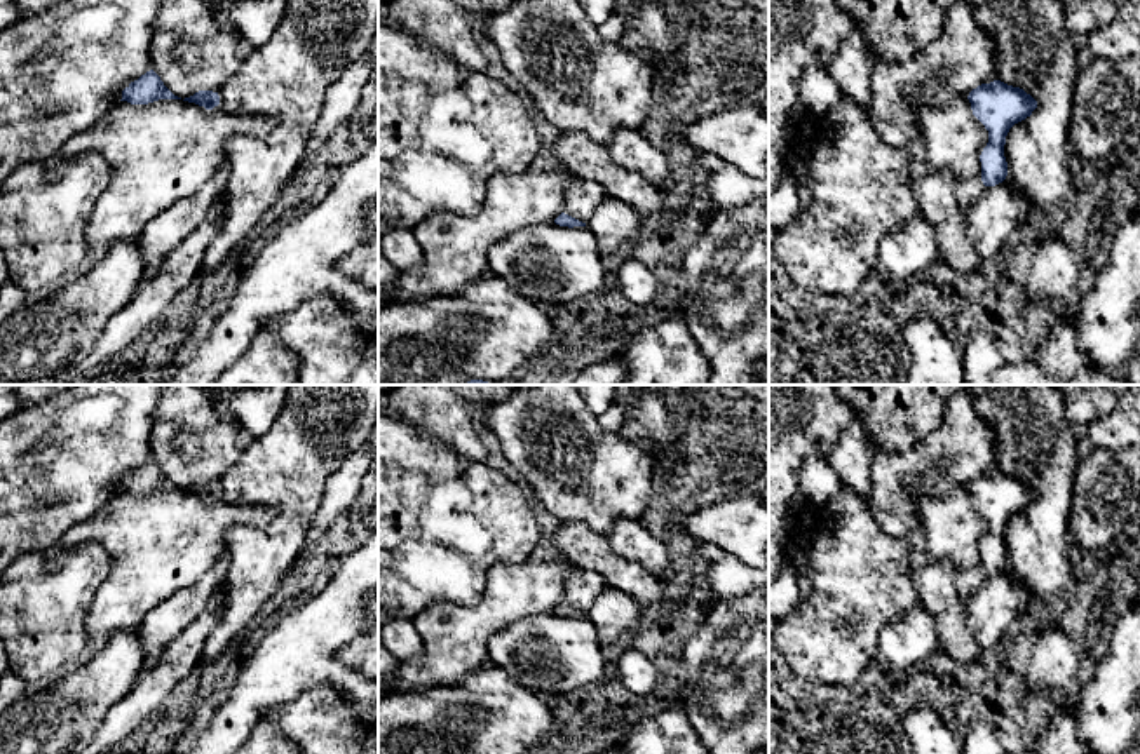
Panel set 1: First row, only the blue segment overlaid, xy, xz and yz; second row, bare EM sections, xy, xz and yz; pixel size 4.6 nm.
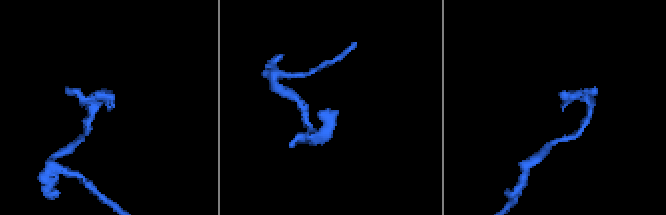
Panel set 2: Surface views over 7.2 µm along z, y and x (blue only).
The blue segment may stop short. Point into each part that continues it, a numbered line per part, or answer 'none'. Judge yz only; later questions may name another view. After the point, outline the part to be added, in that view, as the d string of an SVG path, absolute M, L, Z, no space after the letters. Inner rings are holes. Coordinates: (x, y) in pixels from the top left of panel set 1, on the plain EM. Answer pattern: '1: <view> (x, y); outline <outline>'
1: yz (970, 582); outline M981 569L959 571L957 587L962 601L966 604L978 594L985 582L985 575Z

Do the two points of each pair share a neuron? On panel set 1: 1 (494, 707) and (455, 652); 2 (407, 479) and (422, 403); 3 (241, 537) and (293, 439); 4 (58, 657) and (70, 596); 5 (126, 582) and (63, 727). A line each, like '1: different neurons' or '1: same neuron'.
1: different neurons
2: different neurons
3: same neuron
4: same neuron
5: different neurons

